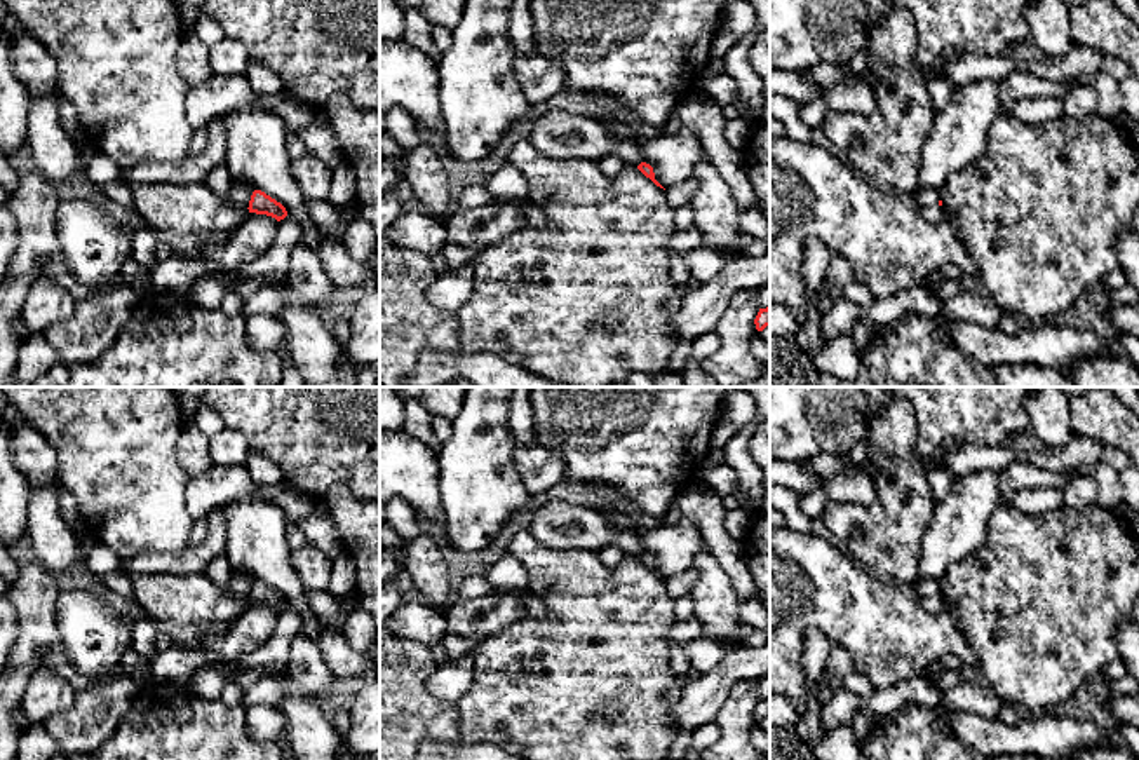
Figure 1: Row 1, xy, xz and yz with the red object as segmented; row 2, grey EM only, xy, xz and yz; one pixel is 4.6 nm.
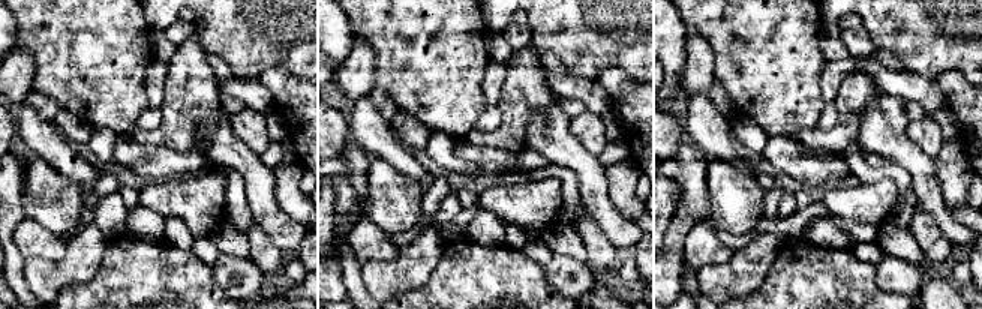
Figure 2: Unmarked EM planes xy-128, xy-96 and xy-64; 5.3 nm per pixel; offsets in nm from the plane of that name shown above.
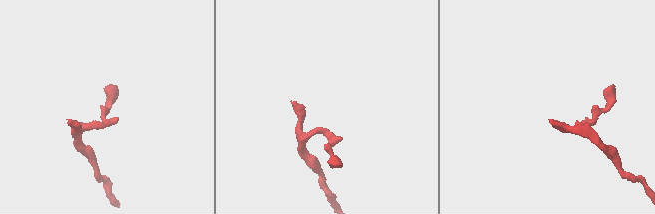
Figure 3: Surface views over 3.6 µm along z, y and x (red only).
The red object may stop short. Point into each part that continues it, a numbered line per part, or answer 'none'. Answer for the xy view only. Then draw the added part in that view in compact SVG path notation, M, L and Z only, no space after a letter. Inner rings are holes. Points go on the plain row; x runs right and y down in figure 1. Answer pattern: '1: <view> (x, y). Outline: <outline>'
none

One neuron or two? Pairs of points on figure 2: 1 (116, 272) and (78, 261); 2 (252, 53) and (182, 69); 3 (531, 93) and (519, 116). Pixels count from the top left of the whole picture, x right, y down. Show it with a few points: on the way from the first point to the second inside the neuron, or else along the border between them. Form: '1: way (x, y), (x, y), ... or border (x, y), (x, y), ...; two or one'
1: border (108, 240), (98, 272), (71, 287); two
2: border (194, 23), (200, 27), (200, 45), (207, 53); two
3: way (525, 99), (519, 110); one

